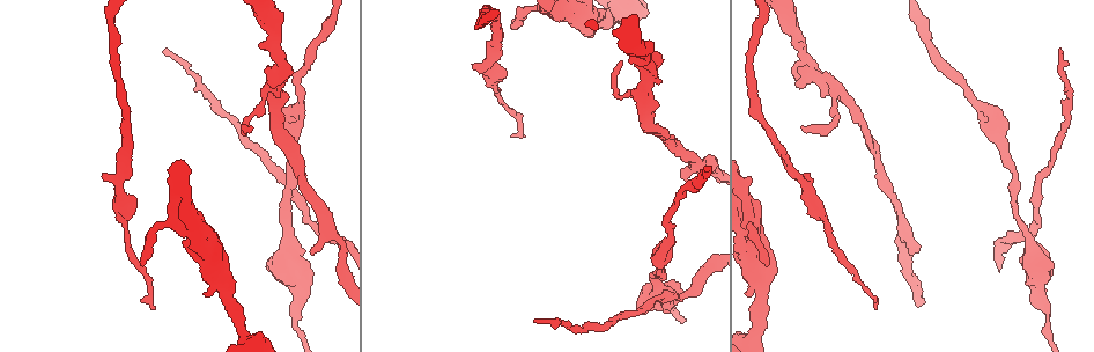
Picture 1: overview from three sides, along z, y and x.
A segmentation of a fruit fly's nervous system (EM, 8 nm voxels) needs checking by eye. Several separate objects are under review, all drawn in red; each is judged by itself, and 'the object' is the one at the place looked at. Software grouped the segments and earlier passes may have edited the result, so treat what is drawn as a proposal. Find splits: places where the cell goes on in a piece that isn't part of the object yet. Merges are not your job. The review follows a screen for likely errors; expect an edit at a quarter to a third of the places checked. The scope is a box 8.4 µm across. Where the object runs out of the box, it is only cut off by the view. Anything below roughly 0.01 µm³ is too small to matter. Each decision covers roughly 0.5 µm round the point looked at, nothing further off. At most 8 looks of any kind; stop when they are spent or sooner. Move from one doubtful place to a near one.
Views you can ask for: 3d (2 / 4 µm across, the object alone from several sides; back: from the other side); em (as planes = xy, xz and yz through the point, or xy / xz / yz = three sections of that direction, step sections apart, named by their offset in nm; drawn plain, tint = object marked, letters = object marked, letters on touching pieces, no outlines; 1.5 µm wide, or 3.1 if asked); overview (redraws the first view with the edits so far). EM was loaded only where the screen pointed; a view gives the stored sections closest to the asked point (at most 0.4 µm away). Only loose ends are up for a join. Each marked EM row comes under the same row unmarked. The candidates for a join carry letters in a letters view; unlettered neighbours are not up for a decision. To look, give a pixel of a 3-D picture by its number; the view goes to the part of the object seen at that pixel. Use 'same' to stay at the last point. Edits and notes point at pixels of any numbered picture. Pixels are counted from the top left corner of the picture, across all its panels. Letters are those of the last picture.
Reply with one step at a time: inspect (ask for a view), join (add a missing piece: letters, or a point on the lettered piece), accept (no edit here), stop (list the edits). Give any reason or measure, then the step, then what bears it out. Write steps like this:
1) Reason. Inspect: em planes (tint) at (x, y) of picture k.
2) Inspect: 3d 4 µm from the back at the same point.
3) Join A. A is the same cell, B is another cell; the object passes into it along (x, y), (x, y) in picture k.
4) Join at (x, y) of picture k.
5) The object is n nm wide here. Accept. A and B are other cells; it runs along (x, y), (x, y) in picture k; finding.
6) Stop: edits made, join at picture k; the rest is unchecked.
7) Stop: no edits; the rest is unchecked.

Free end. Inspect: 3d 2 µm at (163, 52) of picture 1.

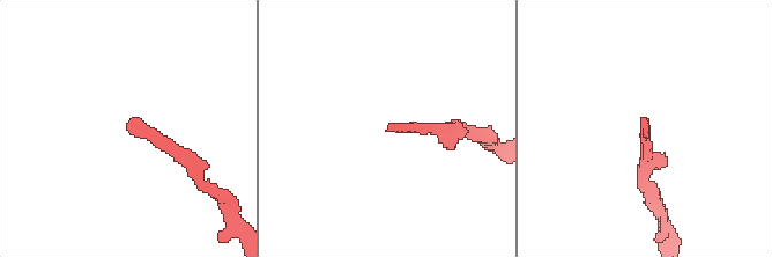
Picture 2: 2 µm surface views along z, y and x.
Need the tissue. Inspect: em yz step 4 (letters) at (387, 129) of picture 2.

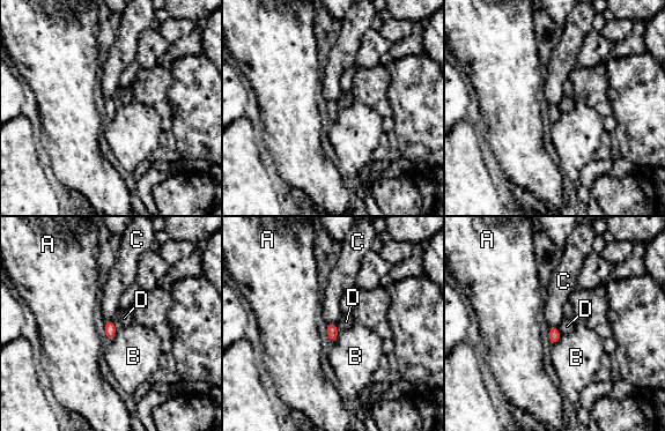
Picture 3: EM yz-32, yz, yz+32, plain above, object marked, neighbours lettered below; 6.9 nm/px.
Inspect: em planes (letters) at the same point.

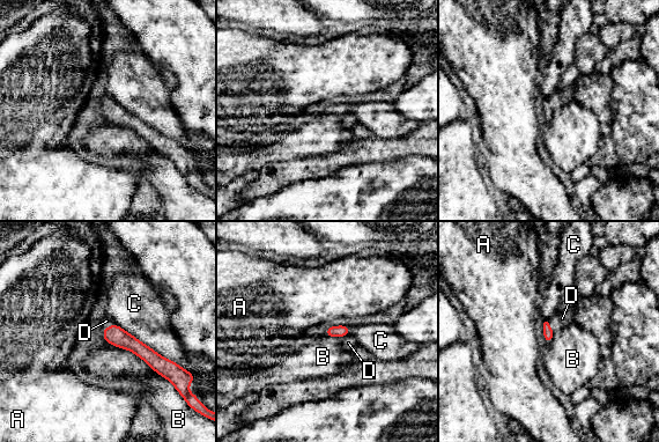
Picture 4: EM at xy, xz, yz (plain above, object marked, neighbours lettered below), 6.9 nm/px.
Join D. D is the same cell, A, B and C are other cells; it goes on there.

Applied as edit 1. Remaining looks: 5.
Redraw. Inspect: overview.

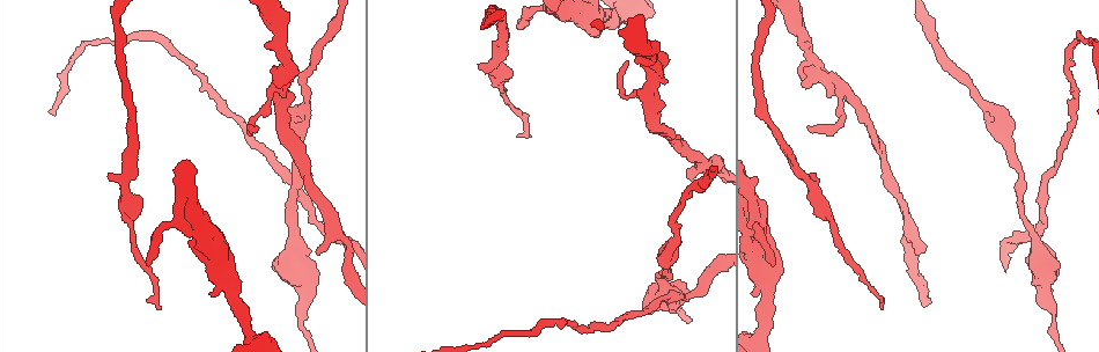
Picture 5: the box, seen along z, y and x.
Thin end. Inspect: 3d 2 µm at (516, 27) of picture 5.

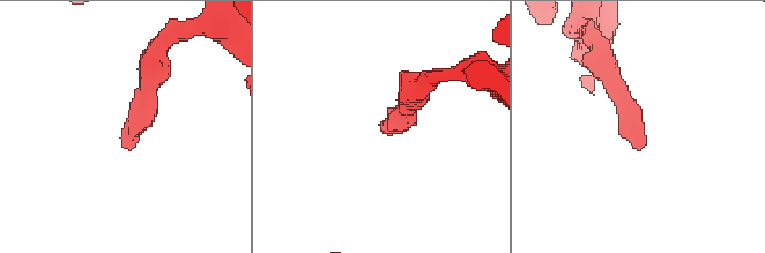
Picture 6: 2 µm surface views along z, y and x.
Now the EM. Inspect: em planes (letters) at (642, 146) of picture 6.

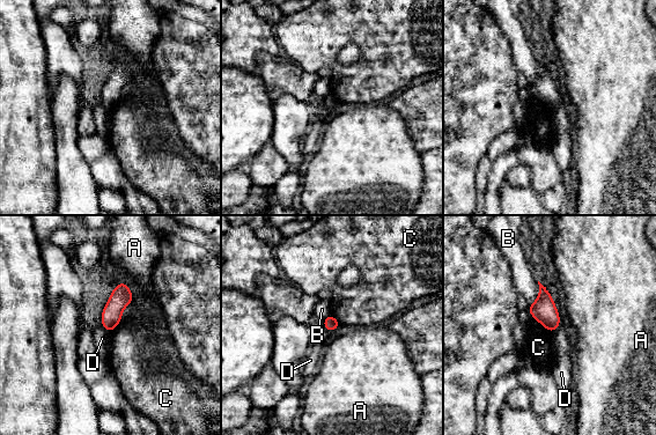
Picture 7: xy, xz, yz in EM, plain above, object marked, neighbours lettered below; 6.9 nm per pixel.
Accept. A, B, C and D are other cells; a border runs along (559, 325), (550, 332) in picture 7; none of them fits.

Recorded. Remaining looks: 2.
Thin end. Inspect: 3d 4 µm at (256, 128) of picture 5.

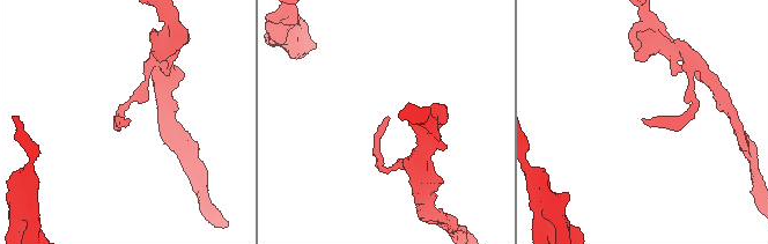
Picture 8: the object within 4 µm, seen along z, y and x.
Inspect: em planes (letters) at (642, 119) of picture 8.

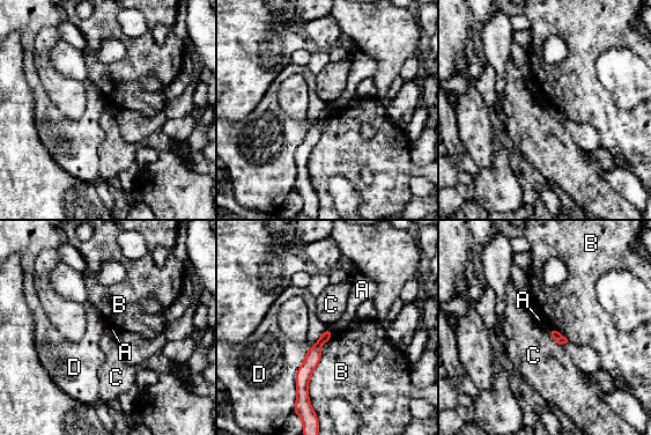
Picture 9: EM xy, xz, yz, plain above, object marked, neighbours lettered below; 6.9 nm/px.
Accept. A, B, C and D are other cells; no lettered piece goes on from it.

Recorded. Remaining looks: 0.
Stop: edits made, join at picture 4; the rest is unchecked.

